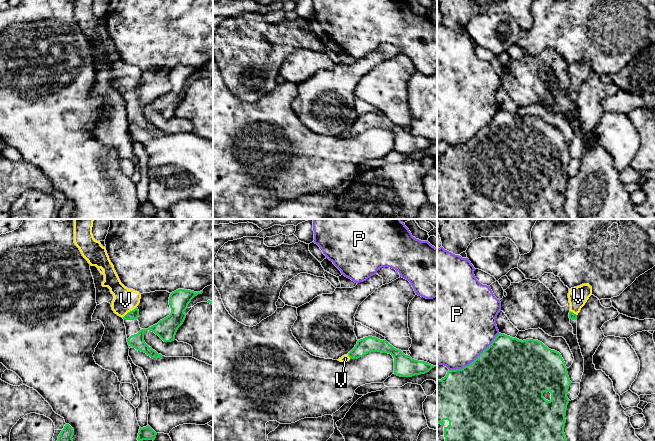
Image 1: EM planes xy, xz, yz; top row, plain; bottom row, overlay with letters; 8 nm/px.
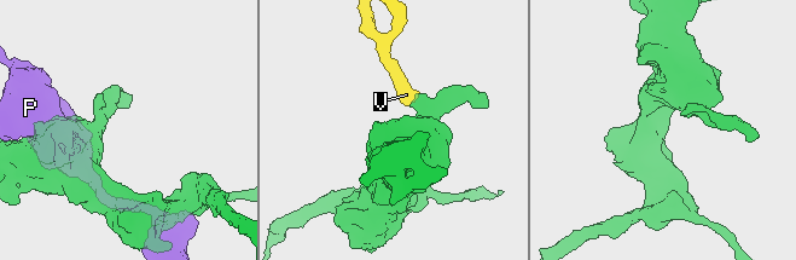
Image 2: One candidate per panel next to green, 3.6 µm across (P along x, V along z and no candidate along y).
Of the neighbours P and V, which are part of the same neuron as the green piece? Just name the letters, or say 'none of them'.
V

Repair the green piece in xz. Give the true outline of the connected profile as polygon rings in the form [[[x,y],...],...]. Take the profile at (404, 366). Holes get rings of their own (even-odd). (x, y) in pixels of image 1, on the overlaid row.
[[[368,336],[357,341],[355,347],[347,354],[338,359],[340,362],[347,362],[350,359],[358,359],[370,352],[381,352],[391,354],[394,358],[394,374],[400,377],[412,377],[425,374],[435,366],[412,359],[401,350],[394,348],[386,340]]]

